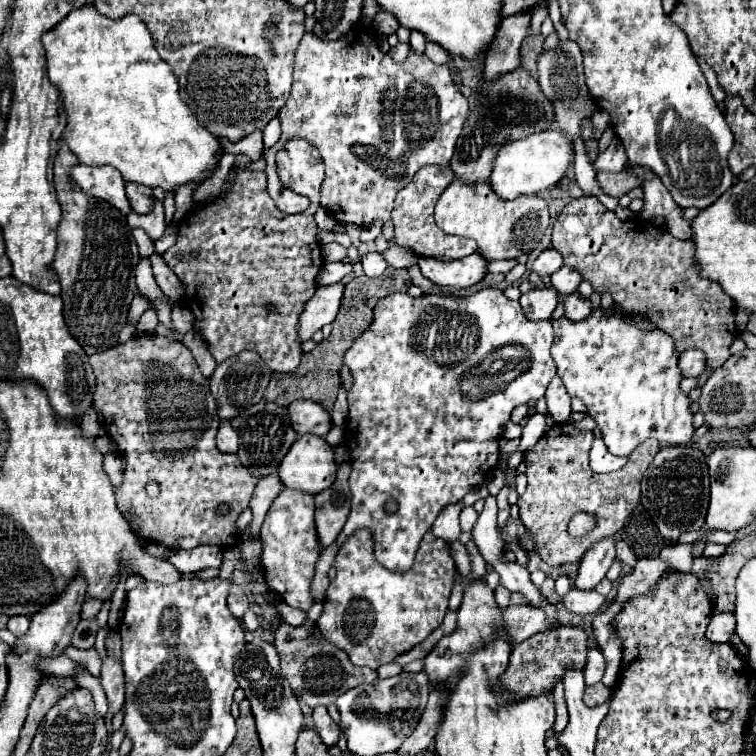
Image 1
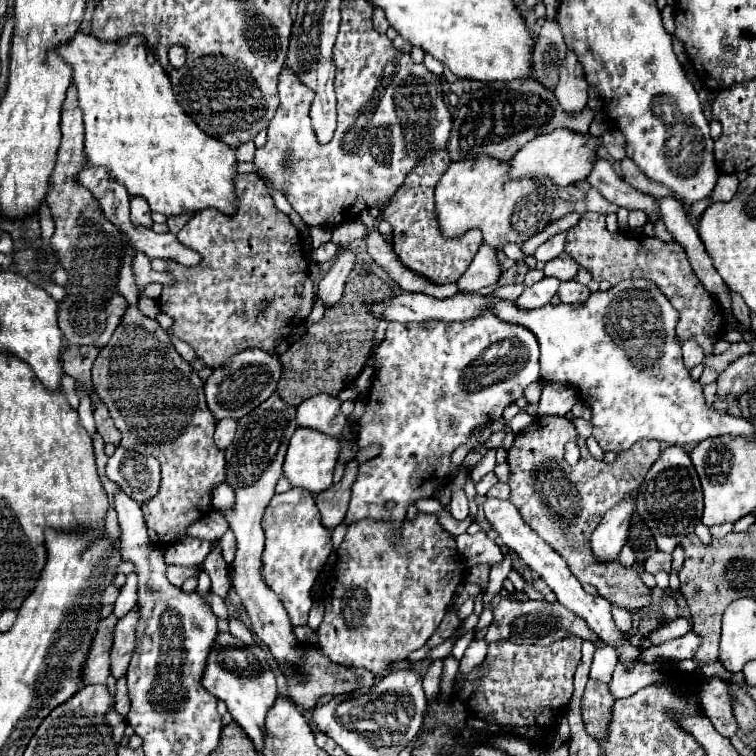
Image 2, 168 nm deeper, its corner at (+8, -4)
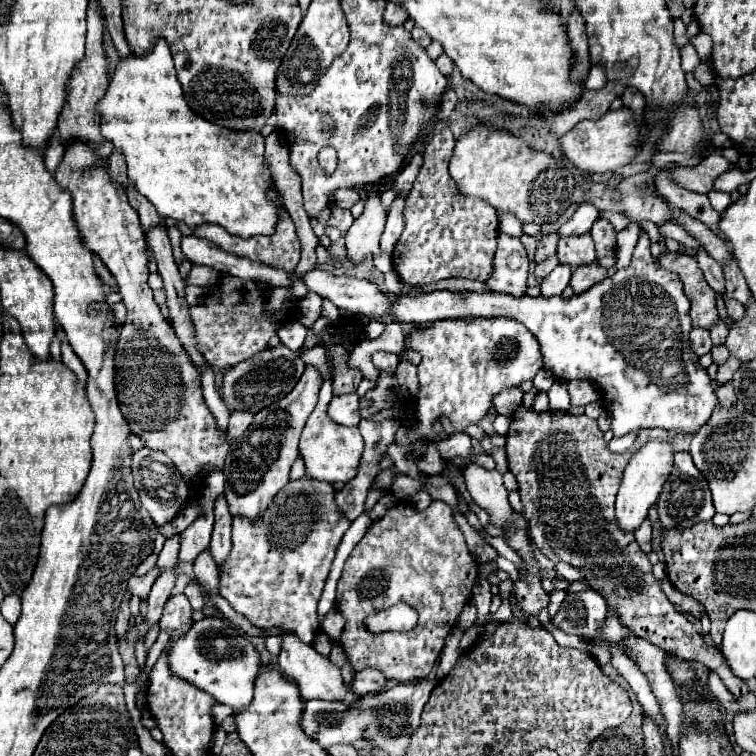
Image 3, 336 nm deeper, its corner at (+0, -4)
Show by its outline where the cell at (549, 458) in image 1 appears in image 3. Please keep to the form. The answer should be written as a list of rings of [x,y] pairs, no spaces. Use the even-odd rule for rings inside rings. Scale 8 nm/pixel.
[[[520,407],[512,417],[506,437],[508,465],[518,481],[532,543],[552,561],[566,561],[576,567],[588,579],[590,587],[602,593],[608,607],[614,609],[622,617],[622,623],[636,635],[680,659],[700,661],[722,679],[732,695],[740,697],[748,693],[746,681],[734,677],[722,651],[704,643],[696,625],[668,601],[634,535],[624,533],[616,525],[614,501],[630,457],[644,441],[670,441],[670,433],[664,429],[644,429],[628,451],[616,455],[610,453],[602,441],[602,431],[594,419],[560,411],[536,413]]]

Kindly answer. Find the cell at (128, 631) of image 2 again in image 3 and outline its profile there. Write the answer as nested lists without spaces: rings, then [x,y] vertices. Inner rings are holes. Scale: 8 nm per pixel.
[[[174,571],[162,573],[162,575],[156,579],[150,595],[146,597],[146,603],[148,603],[148,609],[146,609],[146,615],[144,615],[144,627],[146,627],[146,631],[152,629],[152,627],[160,621],[164,603],[166,603],[166,599],[172,595],[174,581],[176,581],[176,573],[174,573]]]

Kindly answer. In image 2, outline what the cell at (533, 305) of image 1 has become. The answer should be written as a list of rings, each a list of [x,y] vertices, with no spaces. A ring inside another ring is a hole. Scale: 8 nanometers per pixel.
[[[544,277],[542,281],[524,287],[524,293],[518,297],[518,307],[522,309],[536,309],[542,307],[546,303],[550,303],[550,299],[556,295],[560,281],[556,277]]]

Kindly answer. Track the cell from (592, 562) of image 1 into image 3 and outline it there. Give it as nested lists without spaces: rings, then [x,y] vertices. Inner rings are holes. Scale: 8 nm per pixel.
[[[650,441],[642,449],[638,449],[634,453],[634,457],[630,459],[630,463],[628,463],[628,467],[624,471],[624,479],[622,479],[618,497],[616,497],[616,521],[618,521],[618,527],[622,531],[634,533],[642,525],[642,521],[646,519],[648,509],[656,503],[656,499],[660,495],[660,489],[662,489],[664,481],[670,475],[672,455],[674,455],[672,443]]]

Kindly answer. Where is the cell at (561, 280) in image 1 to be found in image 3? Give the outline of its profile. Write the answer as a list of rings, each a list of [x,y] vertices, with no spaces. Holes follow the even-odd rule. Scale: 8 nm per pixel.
[[[588,235],[560,239],[556,257],[558,257],[558,261],[560,261],[562,265],[570,265],[570,267],[590,265],[590,263],[596,261],[594,243],[592,243],[592,239],[590,239]]]

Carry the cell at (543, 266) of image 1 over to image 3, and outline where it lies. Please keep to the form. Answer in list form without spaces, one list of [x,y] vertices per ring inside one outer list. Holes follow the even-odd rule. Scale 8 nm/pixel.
[[[582,203],[578,207],[578,211],[572,215],[570,221],[566,221],[560,231],[558,237],[574,237],[574,235],[584,235],[590,231],[592,223],[598,219],[598,209],[592,203]]]

